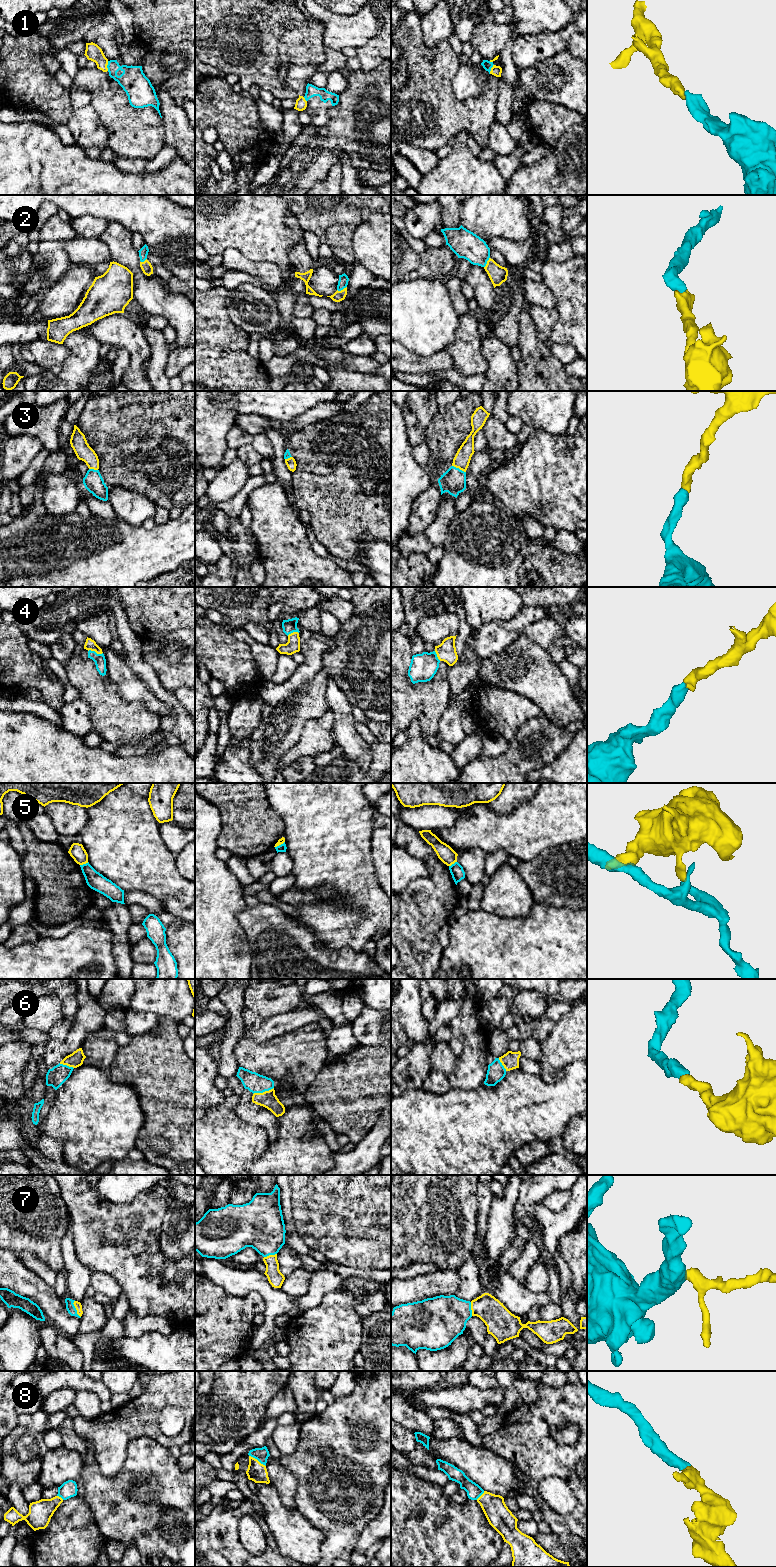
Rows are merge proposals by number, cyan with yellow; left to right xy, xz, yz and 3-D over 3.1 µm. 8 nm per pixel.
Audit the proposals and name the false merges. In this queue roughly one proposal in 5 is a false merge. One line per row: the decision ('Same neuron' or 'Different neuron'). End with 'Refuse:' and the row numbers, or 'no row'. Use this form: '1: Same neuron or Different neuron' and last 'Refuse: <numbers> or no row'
1: Different neuron
2: Same neuron
3: Same neuron
4: Same neuron
5: Different neuron
6: Same neuron
7: Same neuron
8: Same neuron
Refuse: 1, 5

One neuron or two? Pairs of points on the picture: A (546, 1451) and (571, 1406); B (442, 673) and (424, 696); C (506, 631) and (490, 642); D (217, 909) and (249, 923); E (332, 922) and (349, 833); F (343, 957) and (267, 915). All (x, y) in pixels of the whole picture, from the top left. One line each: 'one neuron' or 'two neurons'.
A: one neuron
B: one neuron
C: one neuron
D: two neurons
E: one neuron
F: one neuron

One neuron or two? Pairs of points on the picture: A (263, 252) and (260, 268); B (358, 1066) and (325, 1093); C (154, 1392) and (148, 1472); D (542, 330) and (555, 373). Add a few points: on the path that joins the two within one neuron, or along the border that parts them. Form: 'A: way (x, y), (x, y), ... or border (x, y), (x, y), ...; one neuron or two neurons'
A: border (240, 251), (253, 261), (273, 262), (282, 272); two neurons
B: way (350, 1074), (333, 1091); one neuron
C: border (128, 1443), (138, 1437), (150, 1437), (167, 1448); two neurons
D: border (532, 320), (537, 336), (543, 342); two neurons

